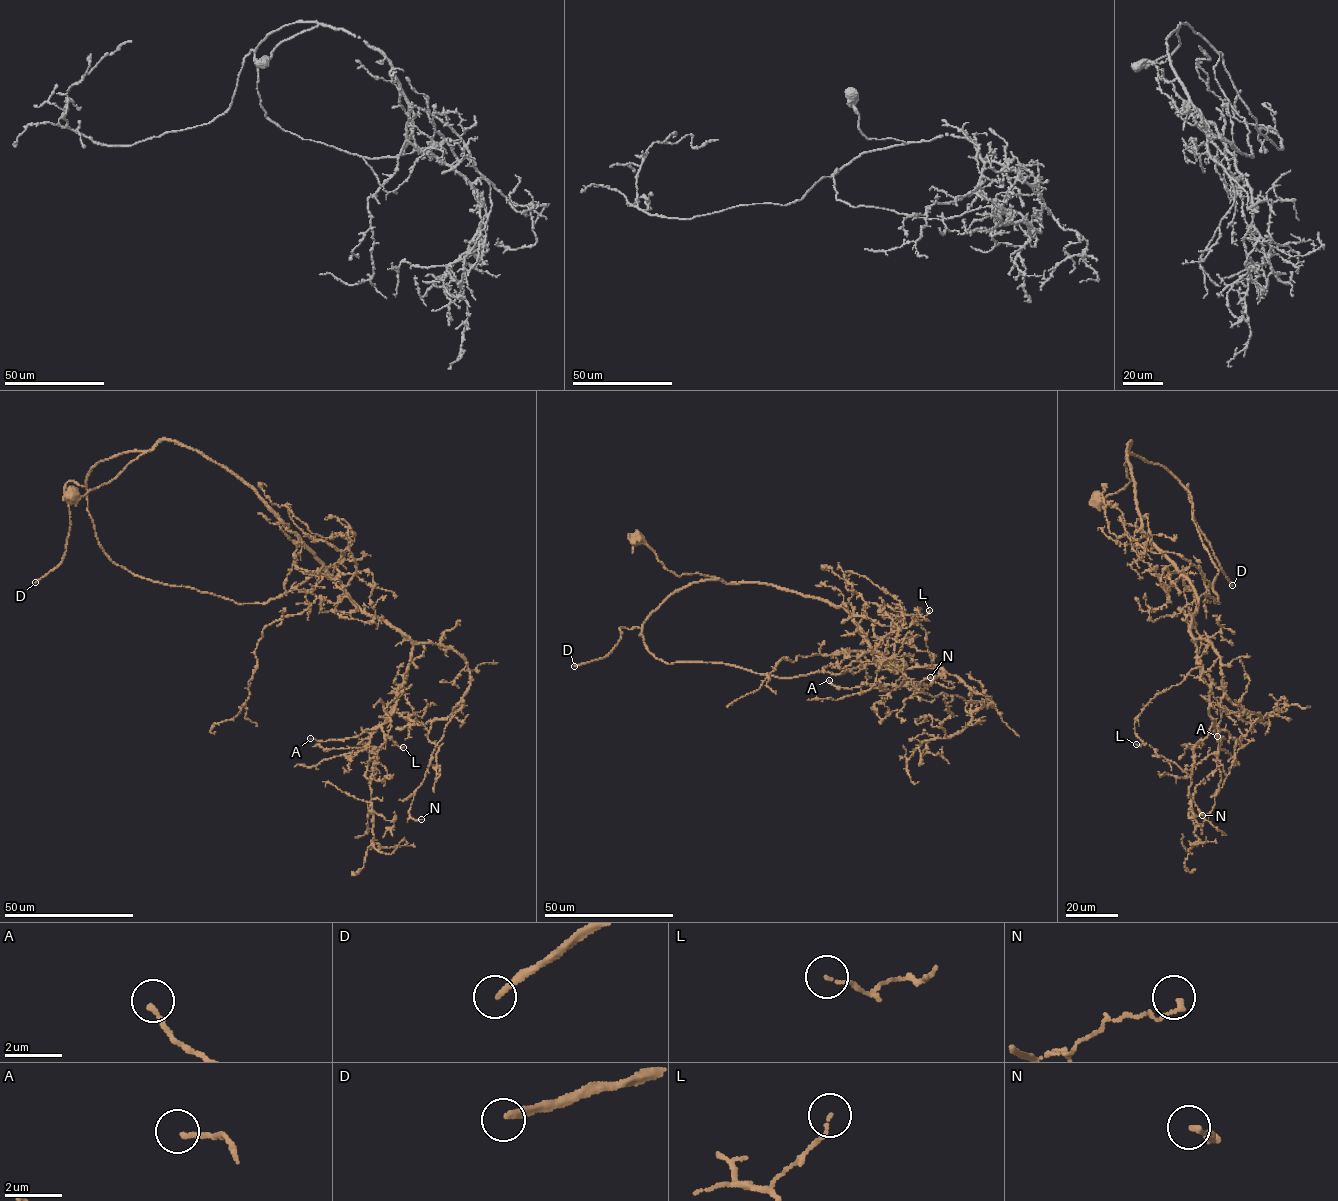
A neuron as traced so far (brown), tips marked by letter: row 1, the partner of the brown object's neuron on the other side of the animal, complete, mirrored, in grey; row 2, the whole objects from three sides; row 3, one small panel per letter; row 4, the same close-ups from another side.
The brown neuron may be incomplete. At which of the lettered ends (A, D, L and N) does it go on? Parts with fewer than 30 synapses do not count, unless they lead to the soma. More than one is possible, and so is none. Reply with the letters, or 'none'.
D

